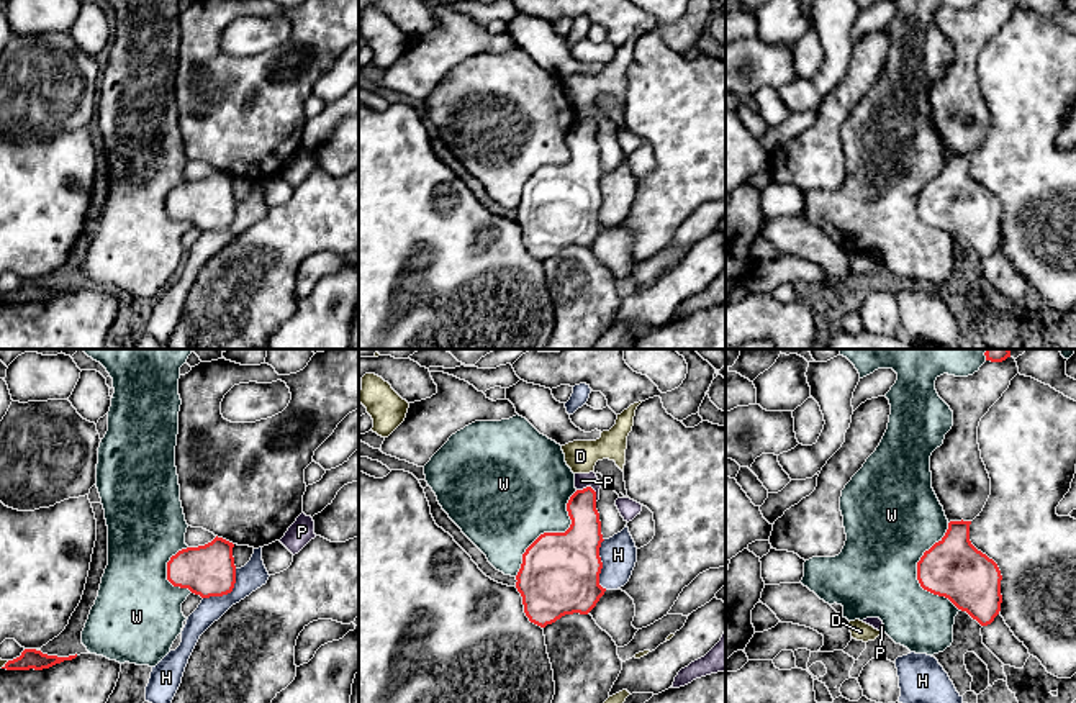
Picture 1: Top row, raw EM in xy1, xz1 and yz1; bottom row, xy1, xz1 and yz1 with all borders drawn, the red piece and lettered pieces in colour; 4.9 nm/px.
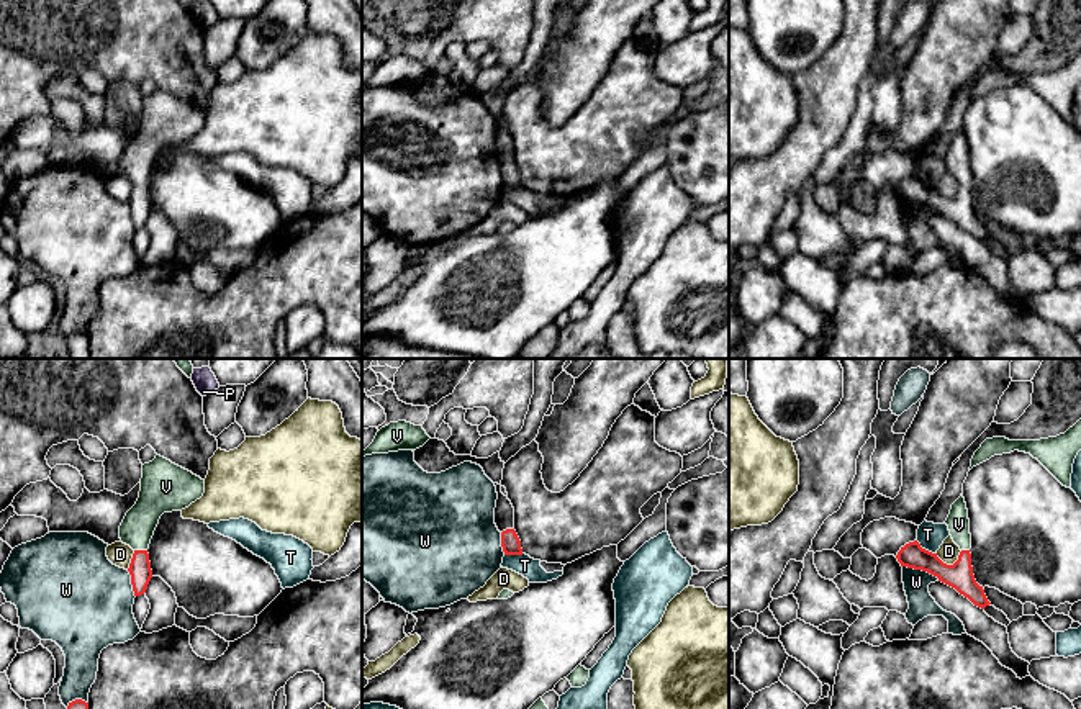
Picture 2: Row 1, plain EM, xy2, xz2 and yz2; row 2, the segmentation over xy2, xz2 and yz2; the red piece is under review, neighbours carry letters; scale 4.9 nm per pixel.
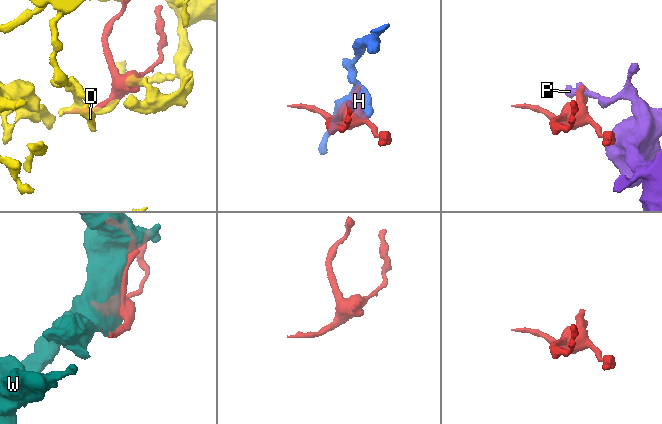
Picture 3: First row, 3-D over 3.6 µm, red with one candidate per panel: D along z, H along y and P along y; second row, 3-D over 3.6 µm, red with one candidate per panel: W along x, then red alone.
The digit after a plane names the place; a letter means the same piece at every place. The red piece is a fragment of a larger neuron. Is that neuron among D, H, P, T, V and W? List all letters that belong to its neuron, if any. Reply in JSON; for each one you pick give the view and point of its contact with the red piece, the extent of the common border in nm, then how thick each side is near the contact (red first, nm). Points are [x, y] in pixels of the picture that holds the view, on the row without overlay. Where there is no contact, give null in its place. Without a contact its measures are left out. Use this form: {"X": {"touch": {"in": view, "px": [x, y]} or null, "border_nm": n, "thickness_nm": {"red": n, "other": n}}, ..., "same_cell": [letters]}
{"V": {"touch": {"in": "xy2", "px": [141, 184]}, "border_nm": 60, "thickness_nm": {"red": 110, "other": 160}}, "same_cell": ["V"]}

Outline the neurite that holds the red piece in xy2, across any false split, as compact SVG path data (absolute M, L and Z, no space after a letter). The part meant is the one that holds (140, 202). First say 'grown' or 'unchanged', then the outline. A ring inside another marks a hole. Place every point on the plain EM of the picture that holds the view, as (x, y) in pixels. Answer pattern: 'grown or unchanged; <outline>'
grown; M161 88L142 98L139 131L120 159L121 175L134 183L128 201L134 229L144 228L152 211L147 182L161 149L188 141L203 126L205 113Z

